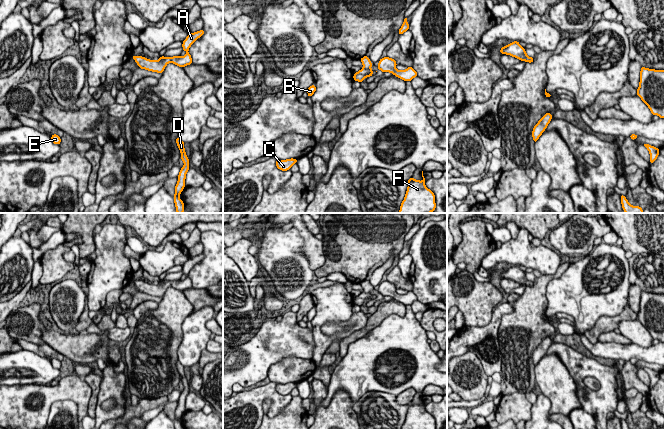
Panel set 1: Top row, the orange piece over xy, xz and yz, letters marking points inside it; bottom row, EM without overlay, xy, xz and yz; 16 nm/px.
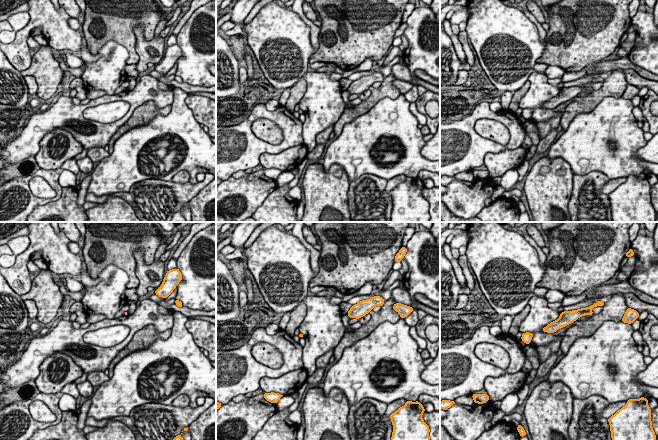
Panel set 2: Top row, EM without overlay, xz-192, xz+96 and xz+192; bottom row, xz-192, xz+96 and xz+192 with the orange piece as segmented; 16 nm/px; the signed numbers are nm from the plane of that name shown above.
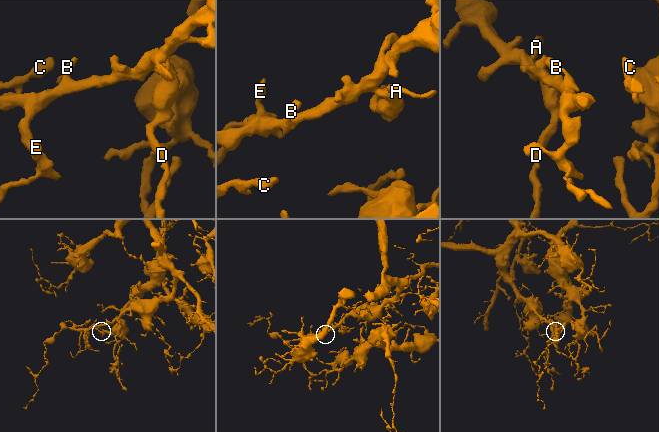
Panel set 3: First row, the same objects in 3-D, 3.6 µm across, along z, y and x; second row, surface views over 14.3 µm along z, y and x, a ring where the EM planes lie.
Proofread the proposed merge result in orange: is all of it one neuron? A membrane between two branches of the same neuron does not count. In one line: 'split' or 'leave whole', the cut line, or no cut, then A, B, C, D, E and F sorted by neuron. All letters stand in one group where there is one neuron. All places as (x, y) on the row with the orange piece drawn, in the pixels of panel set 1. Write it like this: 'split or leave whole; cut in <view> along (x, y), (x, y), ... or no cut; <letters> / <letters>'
leave whole; no cut; A B C D E F

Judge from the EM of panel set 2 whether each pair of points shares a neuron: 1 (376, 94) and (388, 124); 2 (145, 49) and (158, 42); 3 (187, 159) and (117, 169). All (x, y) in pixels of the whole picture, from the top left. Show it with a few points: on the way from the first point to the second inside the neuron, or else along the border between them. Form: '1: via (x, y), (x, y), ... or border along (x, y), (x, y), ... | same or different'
1: border along (400, 93), (395, 98), (381, 98), (360, 115) | different
2: via (148, 48), (152, 48), (155, 45) | same
3: via (183, 135), (176, 128), (156, 128), (136, 145) | same

